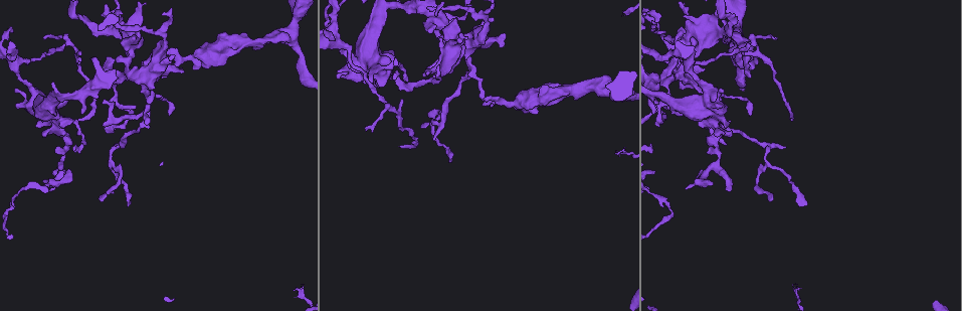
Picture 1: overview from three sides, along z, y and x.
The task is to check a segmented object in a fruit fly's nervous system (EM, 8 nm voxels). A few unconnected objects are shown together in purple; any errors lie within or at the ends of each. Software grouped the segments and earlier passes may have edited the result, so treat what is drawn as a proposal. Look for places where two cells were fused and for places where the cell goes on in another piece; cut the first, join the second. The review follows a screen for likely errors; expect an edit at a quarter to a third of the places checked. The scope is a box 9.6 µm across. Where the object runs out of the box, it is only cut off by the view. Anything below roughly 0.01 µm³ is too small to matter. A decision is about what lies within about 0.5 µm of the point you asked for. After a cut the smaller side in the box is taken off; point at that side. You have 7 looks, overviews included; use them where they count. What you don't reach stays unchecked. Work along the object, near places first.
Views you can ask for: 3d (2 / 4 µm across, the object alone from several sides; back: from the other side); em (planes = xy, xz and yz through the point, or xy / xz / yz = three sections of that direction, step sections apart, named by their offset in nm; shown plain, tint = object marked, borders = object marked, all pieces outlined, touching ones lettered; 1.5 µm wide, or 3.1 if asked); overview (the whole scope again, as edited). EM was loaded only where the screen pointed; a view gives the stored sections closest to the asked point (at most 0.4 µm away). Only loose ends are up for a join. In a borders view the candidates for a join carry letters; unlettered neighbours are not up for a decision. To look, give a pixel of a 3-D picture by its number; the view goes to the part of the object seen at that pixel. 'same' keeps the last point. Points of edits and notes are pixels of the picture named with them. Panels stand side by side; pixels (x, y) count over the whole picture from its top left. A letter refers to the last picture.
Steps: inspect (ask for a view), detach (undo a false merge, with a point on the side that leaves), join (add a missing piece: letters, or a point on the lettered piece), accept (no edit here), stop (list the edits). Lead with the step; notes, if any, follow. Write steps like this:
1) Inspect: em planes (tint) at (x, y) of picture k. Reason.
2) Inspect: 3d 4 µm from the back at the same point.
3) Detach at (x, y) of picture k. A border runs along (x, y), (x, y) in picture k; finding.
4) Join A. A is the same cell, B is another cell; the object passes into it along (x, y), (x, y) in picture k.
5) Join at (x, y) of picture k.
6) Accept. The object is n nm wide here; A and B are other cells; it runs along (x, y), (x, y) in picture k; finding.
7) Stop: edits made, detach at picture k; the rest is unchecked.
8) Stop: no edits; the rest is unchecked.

Inspect: 3d 2 µm at (764, 160) of picture 1. Sharp bend.

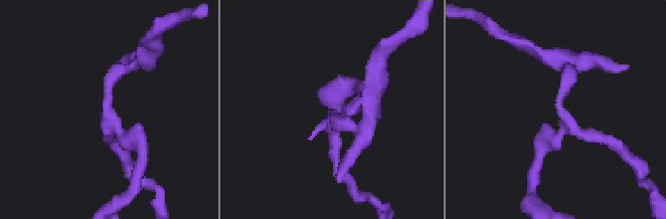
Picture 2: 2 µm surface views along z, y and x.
Inspect: em planes (borders) at (563, 113) of picture 2. 3 arms meet here; shape alone is not enough.

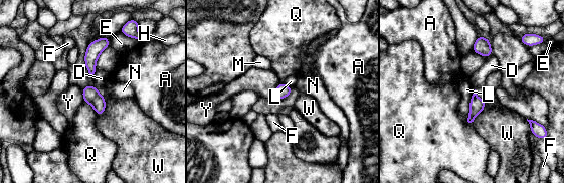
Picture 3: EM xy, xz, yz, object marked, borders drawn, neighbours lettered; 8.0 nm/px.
Accept. The longest contact is with L, 200 nm; A, D, E, F, H, L, M, N, Q, W and Y are other cells; all the same cell.

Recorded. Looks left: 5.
Inspect: em planes (borders) at (494, 19) of picture 1. Free end.

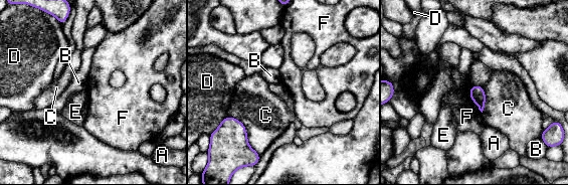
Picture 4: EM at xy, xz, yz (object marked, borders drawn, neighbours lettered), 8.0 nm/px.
Accept. A, B, C, D, E and F are other cells; a border runs along (470, 85), (469, 98), (482, 113) in picture 4; none of them fits.

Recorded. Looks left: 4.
Inspect: 3d 4 µm at (702, 85) of picture 1. Thick turns thin.

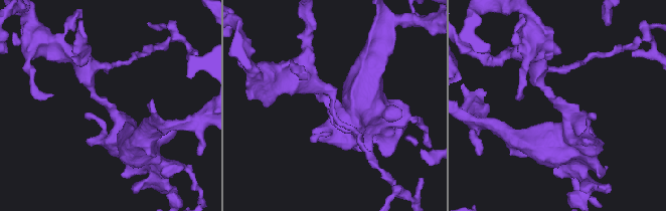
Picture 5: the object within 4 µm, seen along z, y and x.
Inspect: em xz step 8 (plain) at (561, 106) of picture 5. Now the EM.

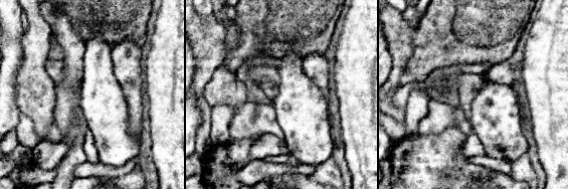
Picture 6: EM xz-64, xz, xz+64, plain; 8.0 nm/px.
Inspect: em xz step 8 (borders) at the same point.

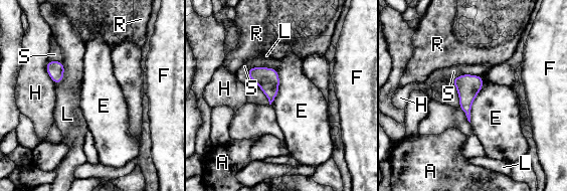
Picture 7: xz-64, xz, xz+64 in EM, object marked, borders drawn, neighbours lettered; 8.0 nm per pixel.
Accept. A, E, F, H, L, R and S are other cells; continuous, no second cell.

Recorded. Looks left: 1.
Stop: no edits; the rest is unchecked.

